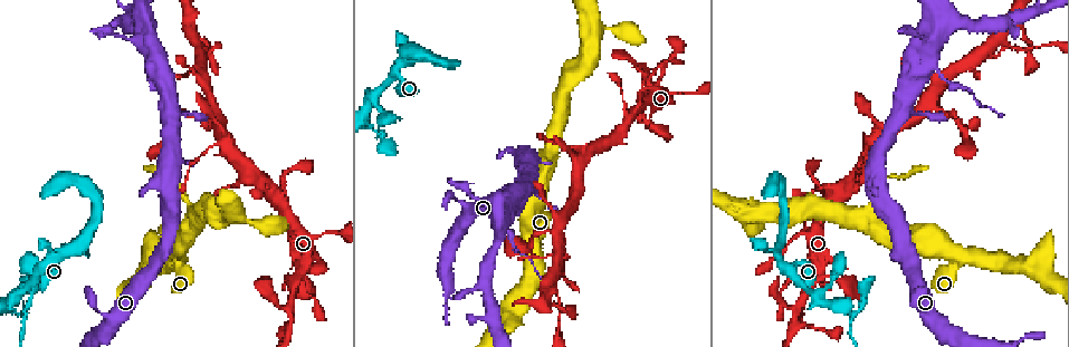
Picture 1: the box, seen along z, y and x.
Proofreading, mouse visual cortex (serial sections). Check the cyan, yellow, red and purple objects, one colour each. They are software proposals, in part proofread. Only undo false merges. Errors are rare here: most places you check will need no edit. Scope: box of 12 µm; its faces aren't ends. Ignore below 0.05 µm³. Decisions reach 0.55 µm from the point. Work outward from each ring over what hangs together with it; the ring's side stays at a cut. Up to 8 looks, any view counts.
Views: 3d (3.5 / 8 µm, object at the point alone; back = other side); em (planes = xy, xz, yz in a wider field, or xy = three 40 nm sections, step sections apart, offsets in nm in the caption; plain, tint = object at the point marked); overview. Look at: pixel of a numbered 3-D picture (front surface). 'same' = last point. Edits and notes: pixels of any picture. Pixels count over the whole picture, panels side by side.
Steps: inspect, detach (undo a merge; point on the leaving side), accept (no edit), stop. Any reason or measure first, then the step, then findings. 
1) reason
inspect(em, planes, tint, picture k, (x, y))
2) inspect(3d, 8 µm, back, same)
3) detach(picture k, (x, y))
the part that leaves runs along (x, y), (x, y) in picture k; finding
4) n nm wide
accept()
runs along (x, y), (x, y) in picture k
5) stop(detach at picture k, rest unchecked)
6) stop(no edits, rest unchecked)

calibre changes
inspect(3d, 8 µm, back, picture 1, (539, 155))

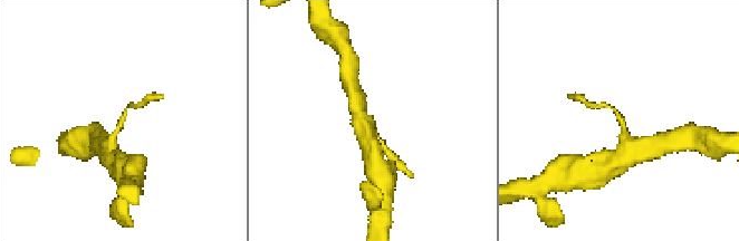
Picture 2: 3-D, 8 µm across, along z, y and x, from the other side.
closer look
inspect(3d, 3.5 µm, back, picture 2, (122, 121))

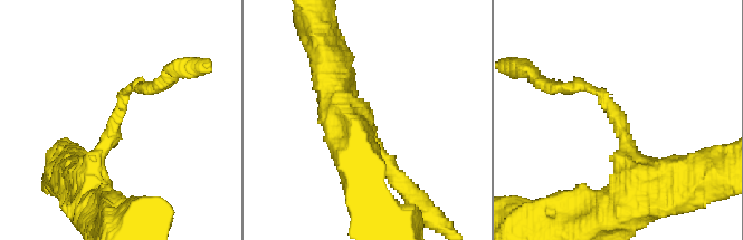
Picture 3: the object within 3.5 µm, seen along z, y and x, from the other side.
arms of 150, 400 nm
detach(picture 3, (393, 174))
a second cell is stuck on

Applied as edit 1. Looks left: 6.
inspect(overview)

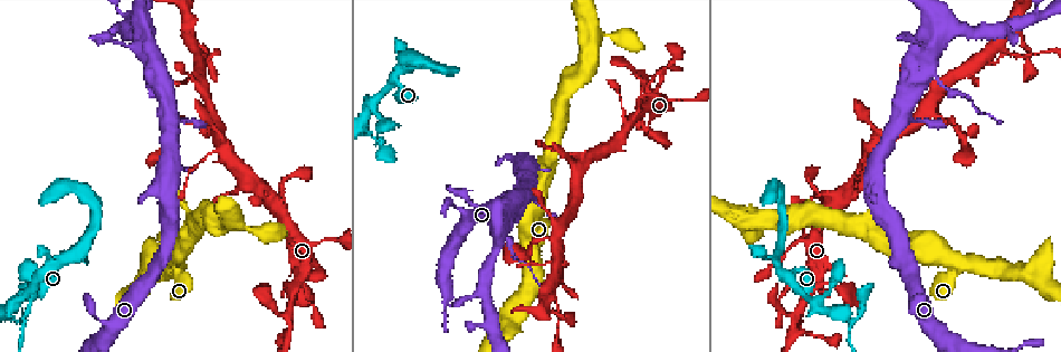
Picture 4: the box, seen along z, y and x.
abrupt turn
inspect(3d, 3.5 µm, picture 4, (559, 318))

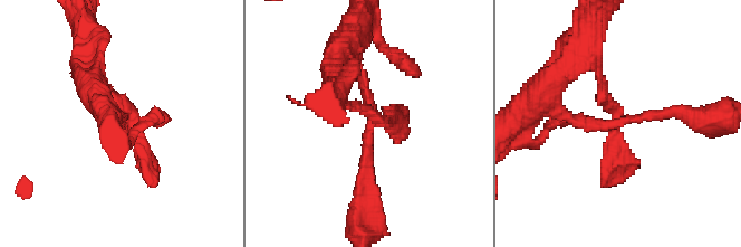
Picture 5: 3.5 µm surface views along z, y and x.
inspect(em, xy, step 1, tint, picture 5, (371, 119))

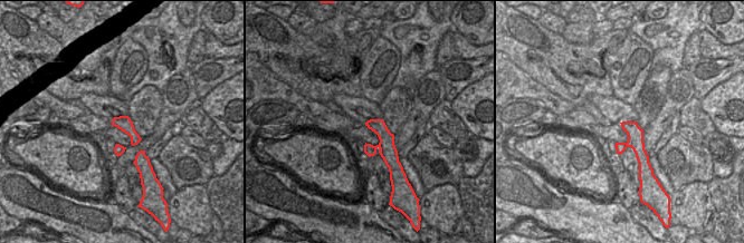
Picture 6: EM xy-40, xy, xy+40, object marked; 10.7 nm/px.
accept()
runs along (370, 123), (385, 136), (394, 166) in picture 6; one cell here

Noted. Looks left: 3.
arms part here
inspect(3d, 3.5 µm, picture 4, (21, 323))

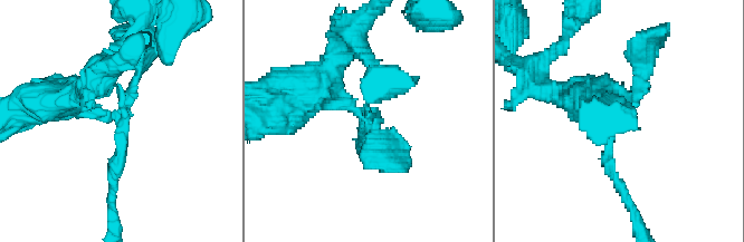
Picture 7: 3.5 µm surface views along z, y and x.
need the tissue
inspect(em, planes, tint, picture 7, (116, 118))

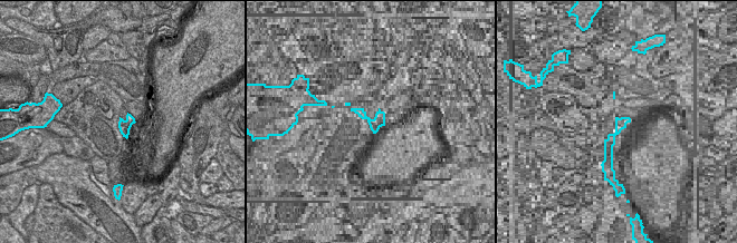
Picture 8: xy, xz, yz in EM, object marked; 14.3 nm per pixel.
cut it another way
inspect(em, xy, step 5, tint, same)

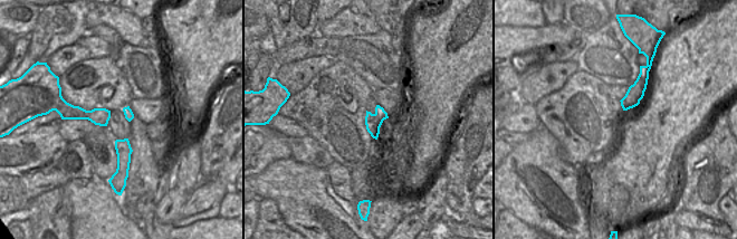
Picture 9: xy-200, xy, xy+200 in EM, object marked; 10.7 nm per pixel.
arms of 100, 150, 400 nm
accept()
runs along (321, 83), (389, 148) in picture 7; one cell here

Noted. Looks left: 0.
stop(detach at picture 3, rest unchecked)

